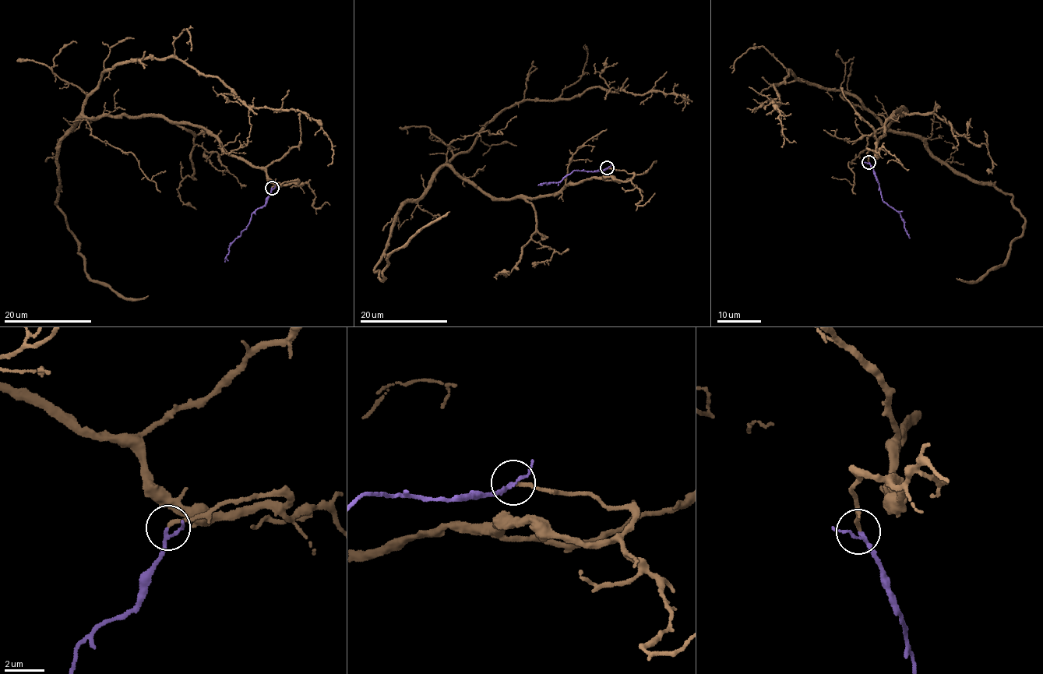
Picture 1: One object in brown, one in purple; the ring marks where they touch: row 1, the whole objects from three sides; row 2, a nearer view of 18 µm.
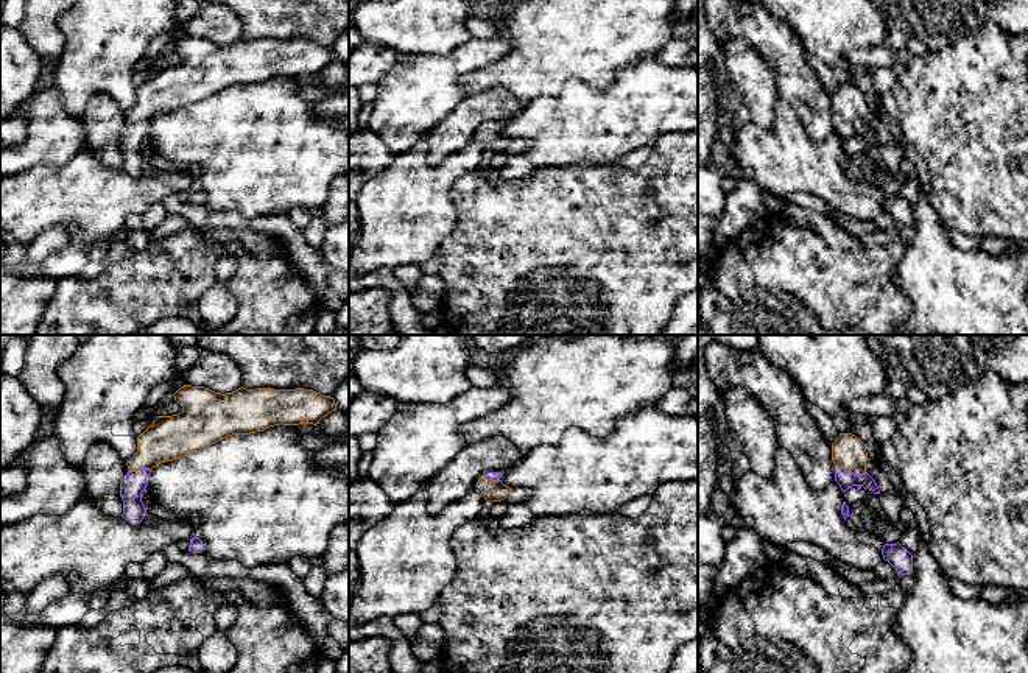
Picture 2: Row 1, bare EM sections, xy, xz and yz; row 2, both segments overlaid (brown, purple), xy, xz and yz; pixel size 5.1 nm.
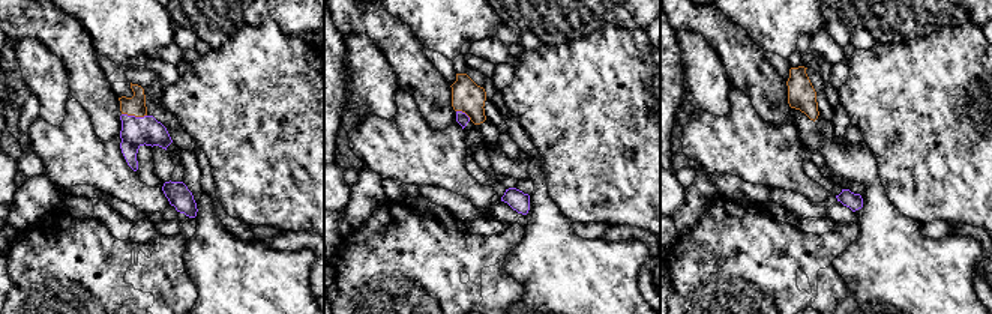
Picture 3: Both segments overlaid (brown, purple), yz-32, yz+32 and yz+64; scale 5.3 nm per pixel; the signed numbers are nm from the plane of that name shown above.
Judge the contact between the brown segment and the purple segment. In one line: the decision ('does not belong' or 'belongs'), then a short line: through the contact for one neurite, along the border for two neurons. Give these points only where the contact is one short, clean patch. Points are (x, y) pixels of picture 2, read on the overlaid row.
belongs | yz (849, 452), (851, 471), (843, 477)

